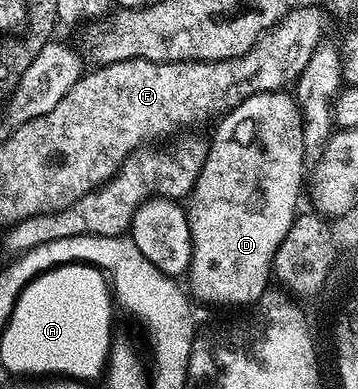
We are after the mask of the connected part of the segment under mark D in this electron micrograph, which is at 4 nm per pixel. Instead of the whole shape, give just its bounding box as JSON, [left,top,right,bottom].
[185,90,305,306]

